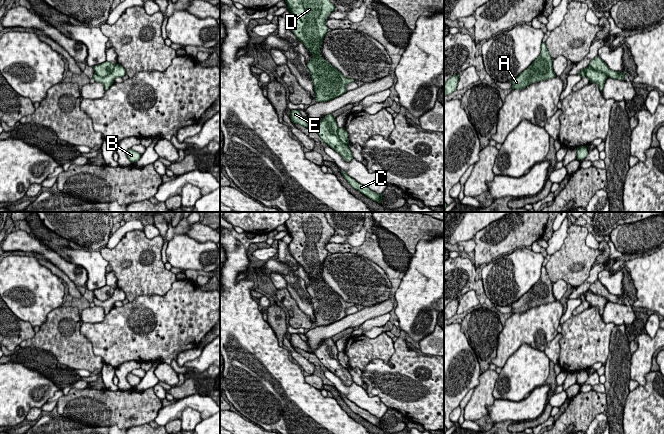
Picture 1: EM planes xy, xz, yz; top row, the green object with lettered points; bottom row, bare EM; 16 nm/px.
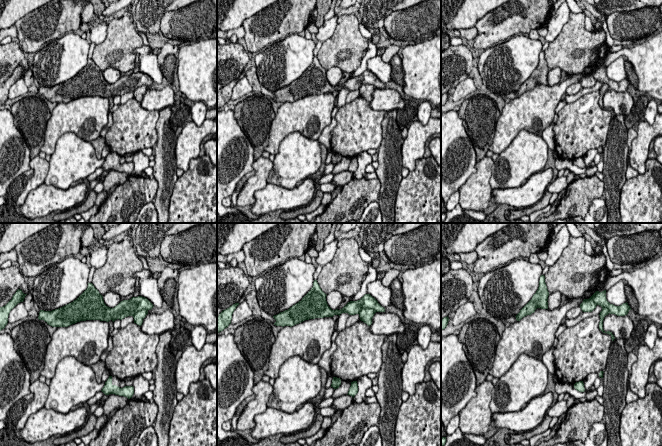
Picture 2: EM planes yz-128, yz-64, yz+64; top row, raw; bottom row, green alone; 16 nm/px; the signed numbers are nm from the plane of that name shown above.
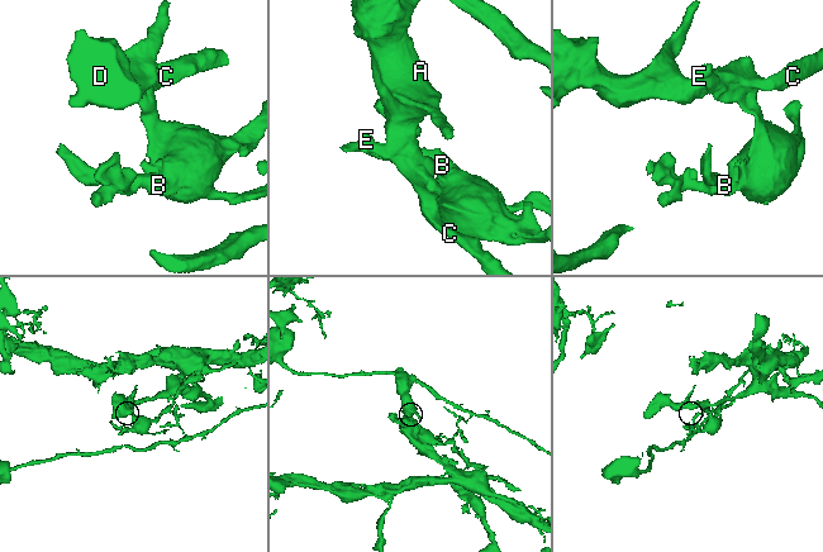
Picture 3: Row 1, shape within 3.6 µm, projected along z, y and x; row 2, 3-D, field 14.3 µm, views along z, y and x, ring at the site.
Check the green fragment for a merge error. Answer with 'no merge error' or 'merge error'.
merge error

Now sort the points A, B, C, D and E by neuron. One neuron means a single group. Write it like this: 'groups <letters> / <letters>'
groups A C D / B E

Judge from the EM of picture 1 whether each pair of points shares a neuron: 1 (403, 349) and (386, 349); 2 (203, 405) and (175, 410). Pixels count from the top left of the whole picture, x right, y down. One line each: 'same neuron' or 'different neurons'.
1: different neurons
2: same neuron

